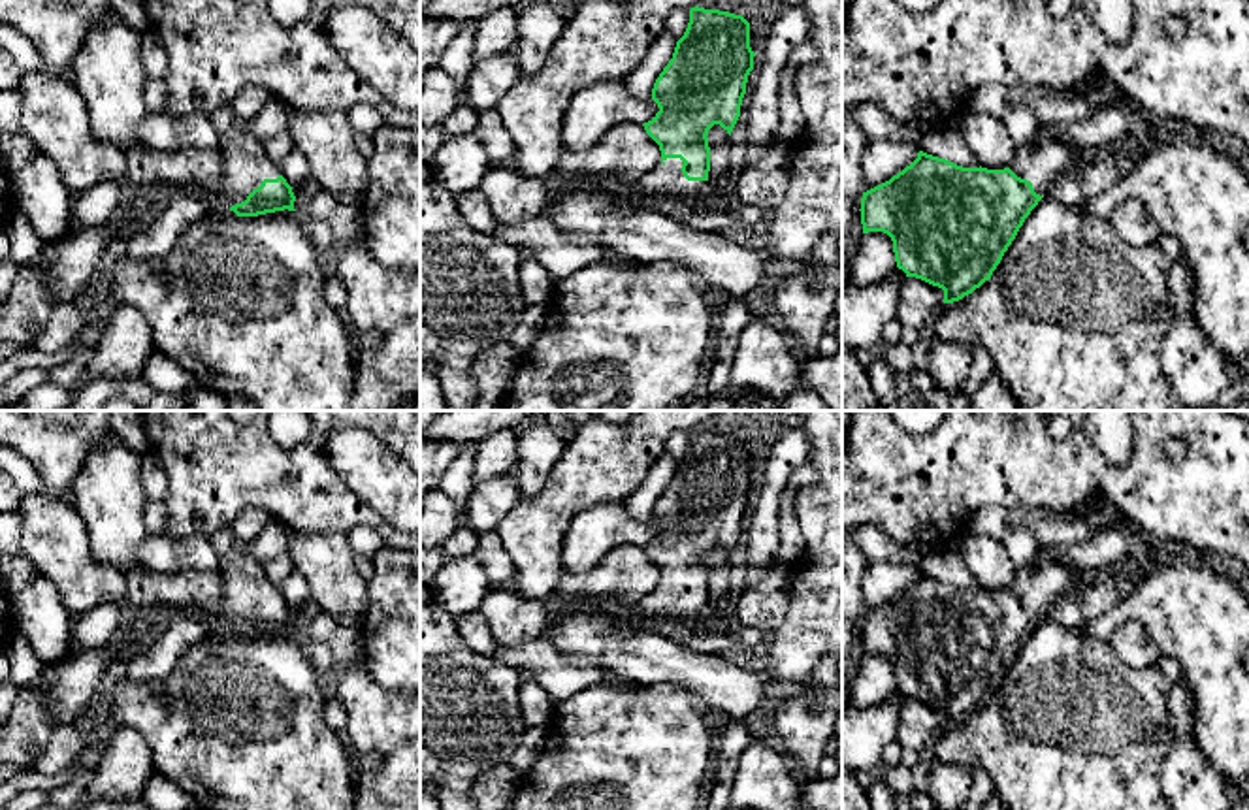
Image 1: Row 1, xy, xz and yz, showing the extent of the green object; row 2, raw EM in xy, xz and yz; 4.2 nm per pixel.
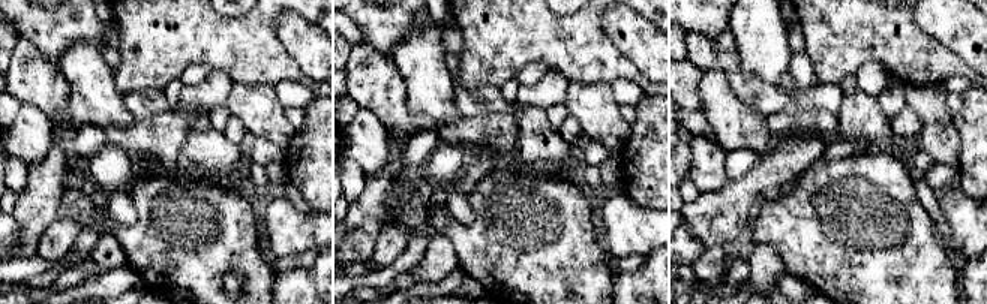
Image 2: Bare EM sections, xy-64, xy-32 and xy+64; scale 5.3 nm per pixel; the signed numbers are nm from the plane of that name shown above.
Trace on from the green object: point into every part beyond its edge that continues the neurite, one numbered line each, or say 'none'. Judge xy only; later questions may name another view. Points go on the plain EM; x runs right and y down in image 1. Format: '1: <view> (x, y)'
1: xy (245, 584)

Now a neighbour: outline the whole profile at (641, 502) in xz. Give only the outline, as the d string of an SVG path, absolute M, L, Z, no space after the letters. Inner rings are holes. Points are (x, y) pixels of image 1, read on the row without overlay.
M665 450L648 471L642 484L625 499L629 514L641 522L652 520L652 510L663 490L673 480L676 460Z

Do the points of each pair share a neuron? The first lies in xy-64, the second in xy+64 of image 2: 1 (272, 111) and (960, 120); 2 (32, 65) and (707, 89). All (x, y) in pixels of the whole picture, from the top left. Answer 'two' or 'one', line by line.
1: two
2: one

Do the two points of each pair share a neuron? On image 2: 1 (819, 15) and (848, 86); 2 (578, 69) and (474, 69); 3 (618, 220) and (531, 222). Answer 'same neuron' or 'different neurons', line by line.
1: different neurons
2: same neuron
3: different neurons

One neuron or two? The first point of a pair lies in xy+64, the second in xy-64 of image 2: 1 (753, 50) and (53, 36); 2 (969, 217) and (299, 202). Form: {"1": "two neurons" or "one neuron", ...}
{"1": "two neurons", "2": "two neurons"}

